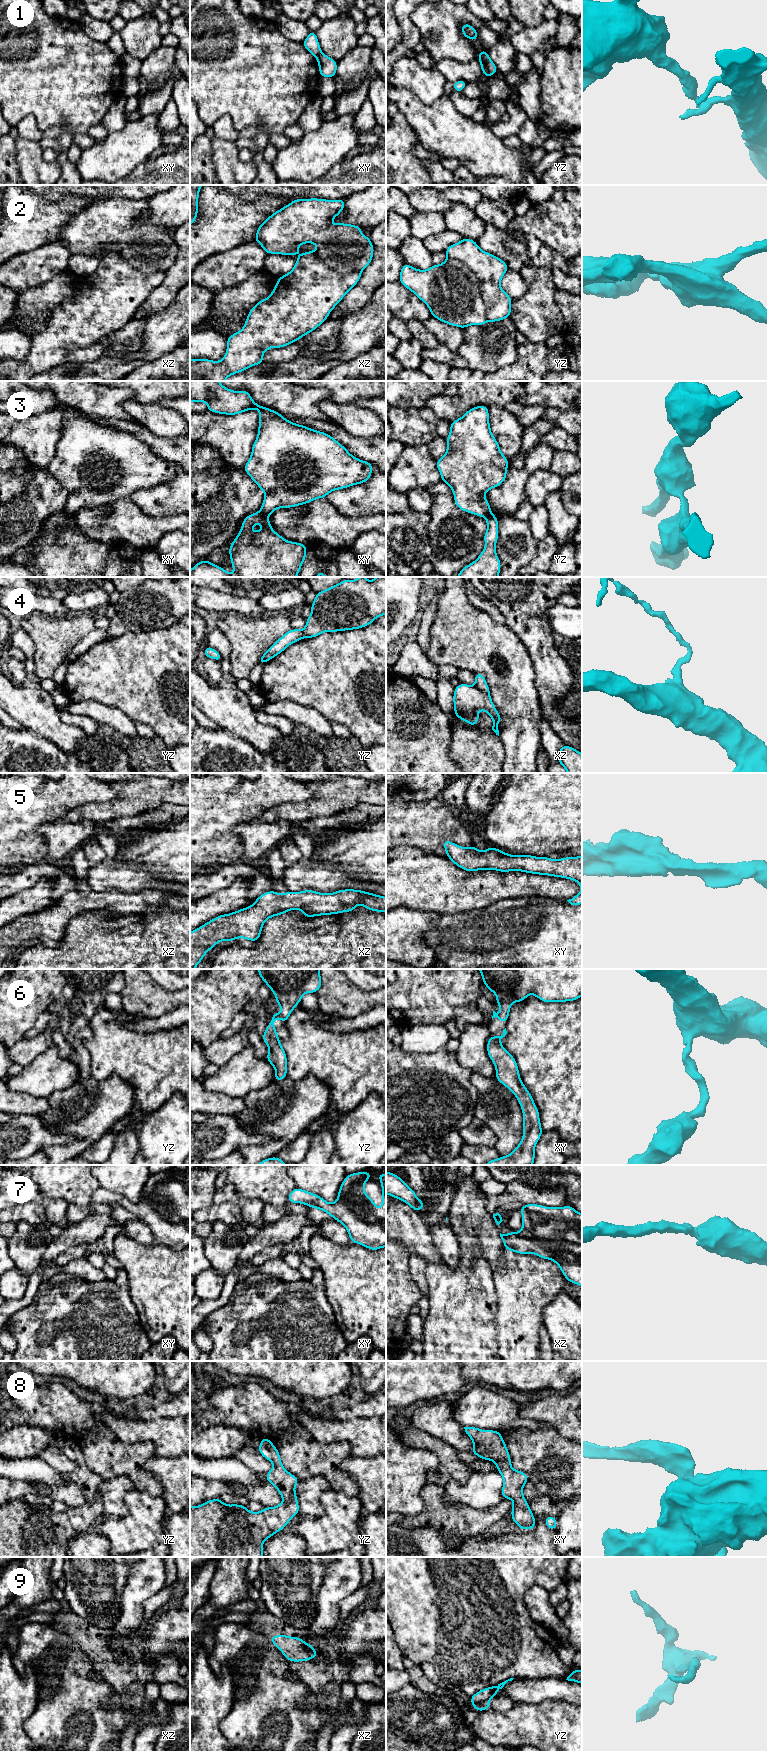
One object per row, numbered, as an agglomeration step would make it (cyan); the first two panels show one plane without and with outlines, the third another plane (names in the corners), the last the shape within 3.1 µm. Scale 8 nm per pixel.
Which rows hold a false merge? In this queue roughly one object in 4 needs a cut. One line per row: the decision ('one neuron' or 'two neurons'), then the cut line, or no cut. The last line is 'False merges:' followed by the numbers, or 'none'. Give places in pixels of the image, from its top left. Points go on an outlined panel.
1: two neurons | xy (322, 53), (317, 58)
2: two neurons | yz (447, 257), (464, 263), (475, 274), (488, 320)
3: two neurons | xy (259, 511), (267, 517)
4: two neurons | xz (474, 686), (489, 693)
5: one neuron | no cut
6: one neuron | no cut
7: one neuron | no cut
8: one neuron | no cut
9: two neurons | xz (302, 1641), (311, 1658)
False merges: 1, 2, 3, 4, 9

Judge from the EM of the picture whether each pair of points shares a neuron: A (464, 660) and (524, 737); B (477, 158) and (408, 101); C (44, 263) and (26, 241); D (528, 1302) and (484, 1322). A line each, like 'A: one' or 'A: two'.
A: one
B: one
C: two
D: two

